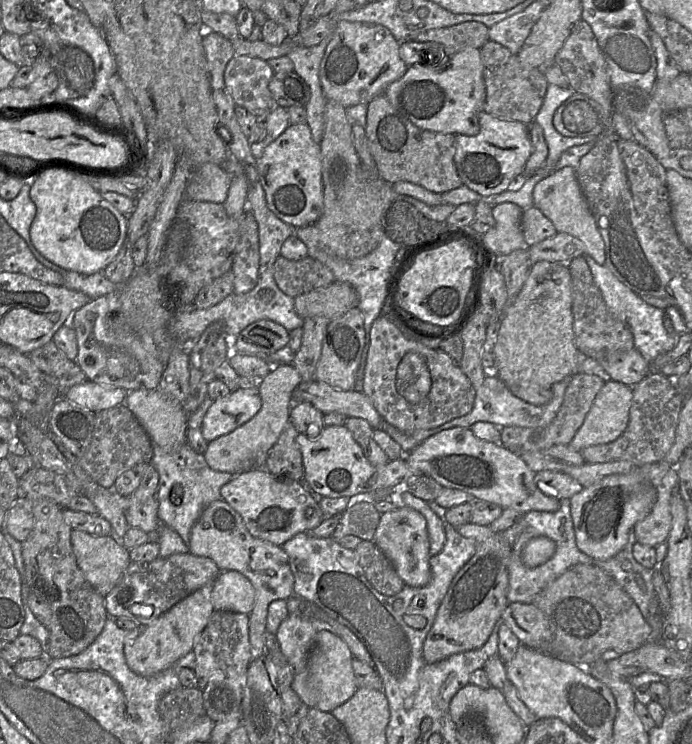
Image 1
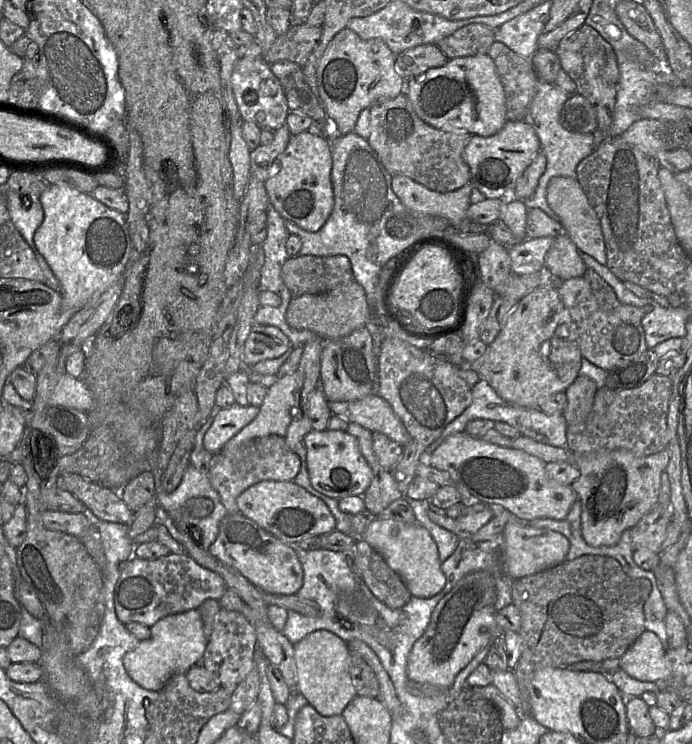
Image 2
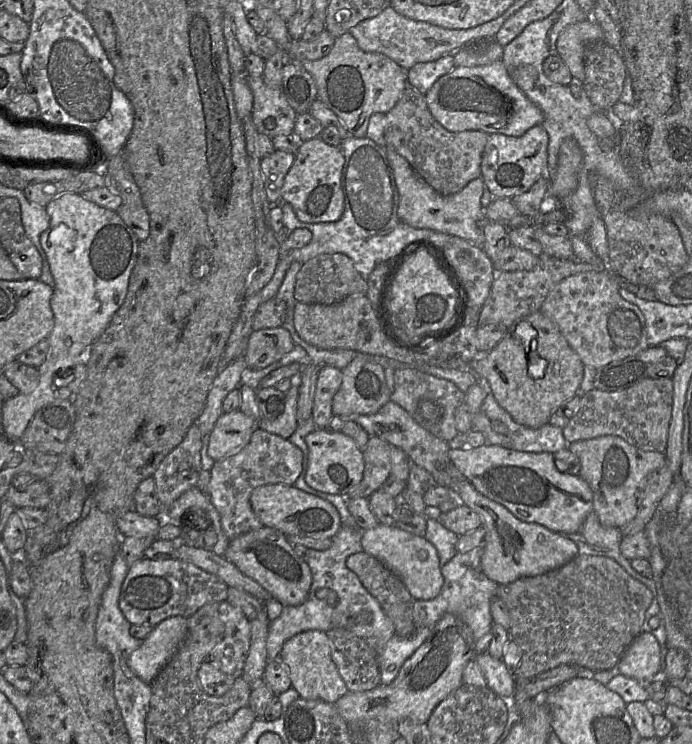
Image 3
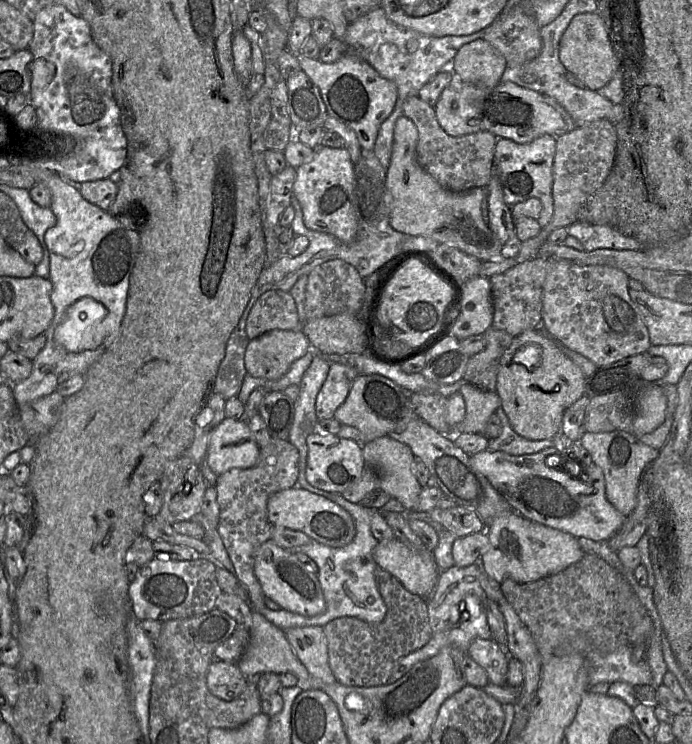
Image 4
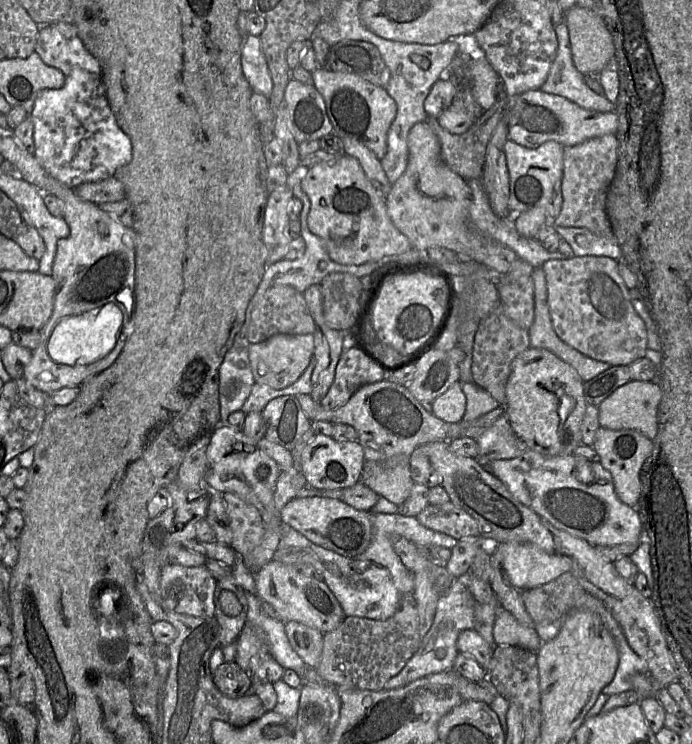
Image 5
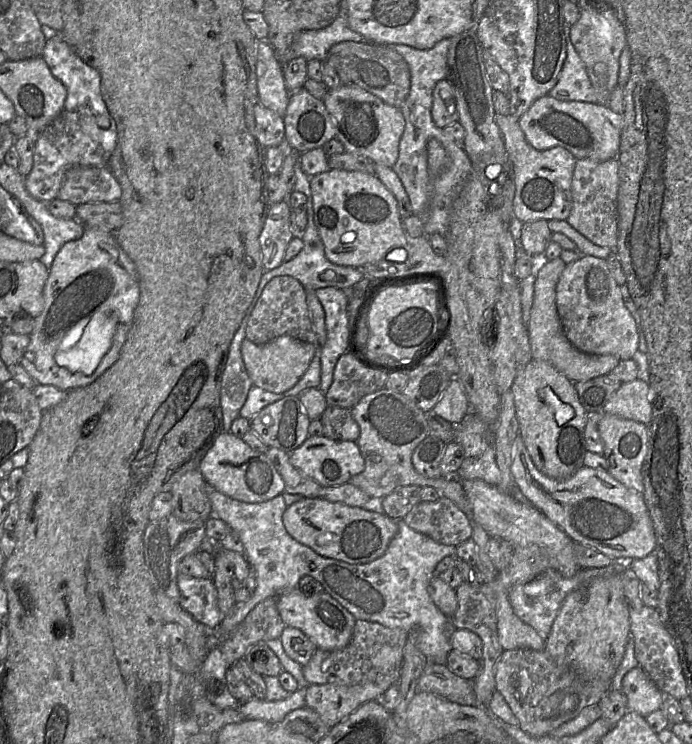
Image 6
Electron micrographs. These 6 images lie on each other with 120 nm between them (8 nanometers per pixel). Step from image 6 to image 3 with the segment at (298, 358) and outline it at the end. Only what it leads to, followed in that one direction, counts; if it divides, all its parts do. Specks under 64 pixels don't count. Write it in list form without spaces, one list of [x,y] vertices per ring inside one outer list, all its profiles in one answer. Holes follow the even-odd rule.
[[[283,327],[253,330],[249,336],[244,361],[247,367],[262,369],[280,360],[295,346]]]

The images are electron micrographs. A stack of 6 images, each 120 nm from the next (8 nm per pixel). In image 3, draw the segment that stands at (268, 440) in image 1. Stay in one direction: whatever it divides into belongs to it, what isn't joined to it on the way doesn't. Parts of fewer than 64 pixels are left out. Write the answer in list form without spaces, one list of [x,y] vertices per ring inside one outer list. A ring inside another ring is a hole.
[[[297,379],[294,384],[285,393],[285,403],[283,412],[273,420],[261,418],[257,421],[257,427],[269,433],[279,435],[283,438],[289,438],[296,430],[297,422],[297,398],[298,385]]]

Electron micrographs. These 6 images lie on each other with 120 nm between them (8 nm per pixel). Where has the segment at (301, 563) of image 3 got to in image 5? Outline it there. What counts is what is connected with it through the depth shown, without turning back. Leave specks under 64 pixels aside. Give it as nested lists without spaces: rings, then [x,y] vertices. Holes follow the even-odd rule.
[[[272,559],[255,572],[255,586],[255,594],[260,601],[269,603],[284,622],[296,621],[324,635],[345,619],[340,603],[326,583],[300,573],[296,566]]]

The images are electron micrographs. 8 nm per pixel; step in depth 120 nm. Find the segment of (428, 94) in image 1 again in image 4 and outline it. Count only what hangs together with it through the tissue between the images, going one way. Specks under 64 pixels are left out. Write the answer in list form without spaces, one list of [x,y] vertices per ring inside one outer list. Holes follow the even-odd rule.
[[[452,72],[451,84],[442,91],[434,109],[440,126],[451,136],[463,136],[478,131],[489,131],[498,138],[508,138],[517,143],[529,143],[545,134],[559,137],[577,127],[565,108],[549,96],[510,81],[501,81],[494,88],[478,87],[463,83],[455,72]]]

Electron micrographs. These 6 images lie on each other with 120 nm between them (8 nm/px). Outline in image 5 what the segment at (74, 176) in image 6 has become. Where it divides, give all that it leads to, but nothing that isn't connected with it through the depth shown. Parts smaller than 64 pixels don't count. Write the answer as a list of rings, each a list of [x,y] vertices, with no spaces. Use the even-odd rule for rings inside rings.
[[[109,177],[97,182],[82,183],[73,190],[80,199],[96,205],[116,202],[126,198],[123,184],[115,177]]]

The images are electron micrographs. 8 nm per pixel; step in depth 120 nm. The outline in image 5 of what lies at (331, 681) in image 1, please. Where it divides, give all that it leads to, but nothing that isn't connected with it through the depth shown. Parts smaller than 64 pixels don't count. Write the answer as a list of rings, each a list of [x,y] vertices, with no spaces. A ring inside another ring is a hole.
[[[296,621],[285,622],[285,633],[296,654],[308,667],[316,669],[321,660],[324,635]]]

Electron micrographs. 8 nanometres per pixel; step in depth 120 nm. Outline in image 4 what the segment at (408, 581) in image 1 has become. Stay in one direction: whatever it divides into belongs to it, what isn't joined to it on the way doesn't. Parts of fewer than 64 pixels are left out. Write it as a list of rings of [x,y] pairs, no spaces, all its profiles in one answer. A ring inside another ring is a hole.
[[[394,538],[379,541],[373,559],[412,594],[427,599],[434,592],[440,570],[433,551],[414,552]]]

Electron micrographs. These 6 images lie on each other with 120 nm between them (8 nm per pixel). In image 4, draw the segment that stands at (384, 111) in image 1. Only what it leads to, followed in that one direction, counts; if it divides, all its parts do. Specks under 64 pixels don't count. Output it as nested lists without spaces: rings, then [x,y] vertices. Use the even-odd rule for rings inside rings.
[[[418,96],[403,102],[403,116],[411,119],[419,133],[416,148],[417,160],[444,189],[464,192],[474,187],[486,188],[494,170],[494,152],[498,140],[489,131],[478,131],[463,136],[451,136],[440,126],[434,107]]]

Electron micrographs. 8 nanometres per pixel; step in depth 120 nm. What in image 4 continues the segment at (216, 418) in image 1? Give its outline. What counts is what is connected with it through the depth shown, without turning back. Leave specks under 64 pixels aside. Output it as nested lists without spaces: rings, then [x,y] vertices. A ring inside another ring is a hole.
[[[225,417],[210,437],[206,461],[215,475],[223,474],[233,468],[251,468],[259,458],[260,447],[250,431],[246,420]]]

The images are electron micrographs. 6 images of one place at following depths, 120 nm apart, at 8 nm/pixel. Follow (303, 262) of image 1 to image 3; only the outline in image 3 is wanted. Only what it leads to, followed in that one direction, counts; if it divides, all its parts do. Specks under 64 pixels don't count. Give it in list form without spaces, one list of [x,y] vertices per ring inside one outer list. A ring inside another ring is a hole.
[[[326,253],[301,264],[296,276],[294,297],[301,303],[332,305],[355,293],[366,295],[367,289],[367,282],[357,272],[348,256],[342,253]]]

